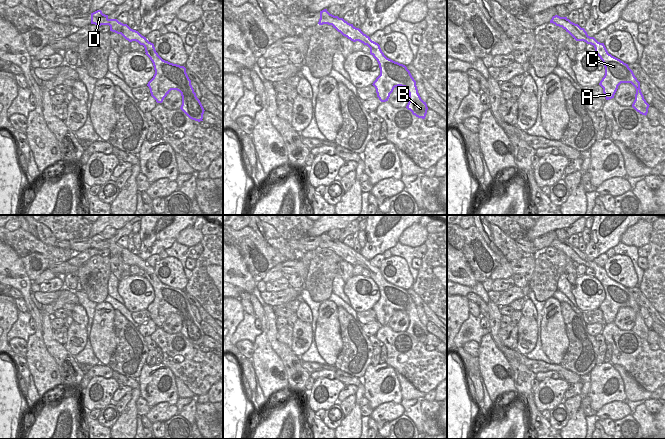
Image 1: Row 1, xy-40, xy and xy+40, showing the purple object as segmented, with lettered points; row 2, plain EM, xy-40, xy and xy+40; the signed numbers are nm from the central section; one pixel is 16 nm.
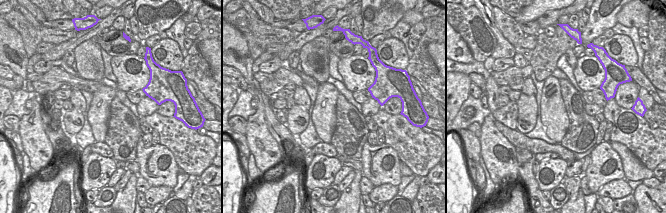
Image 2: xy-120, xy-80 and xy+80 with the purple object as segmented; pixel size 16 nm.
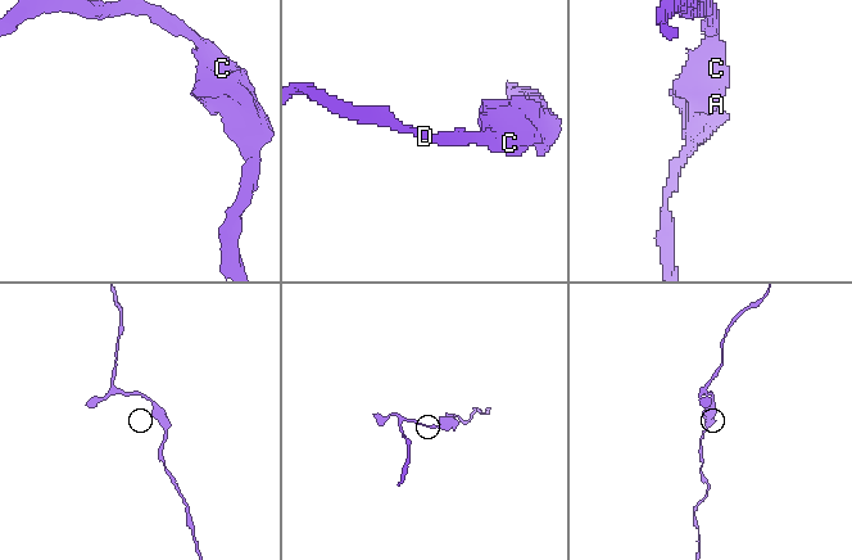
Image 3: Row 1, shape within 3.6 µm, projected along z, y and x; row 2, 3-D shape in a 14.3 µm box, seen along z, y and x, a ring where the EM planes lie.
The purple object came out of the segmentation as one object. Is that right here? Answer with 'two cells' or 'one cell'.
one cell

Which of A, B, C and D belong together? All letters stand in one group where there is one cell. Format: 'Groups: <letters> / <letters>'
Groups: A B C D.

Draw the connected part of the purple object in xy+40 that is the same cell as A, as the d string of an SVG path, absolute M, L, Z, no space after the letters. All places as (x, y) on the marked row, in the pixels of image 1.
M555 15L550 20L550 23L565 29L576 41L584 41L594 46L595 54L600 57L605 67L605 75L599 85L603 88L606 100L614 98L621 83L631 83L636 89L632 107L640 114L647 115L650 105L644 99L640 89L640 82L628 64L609 54L604 43L598 42L594 37L590 37L584 28L571 22L567 17Z

